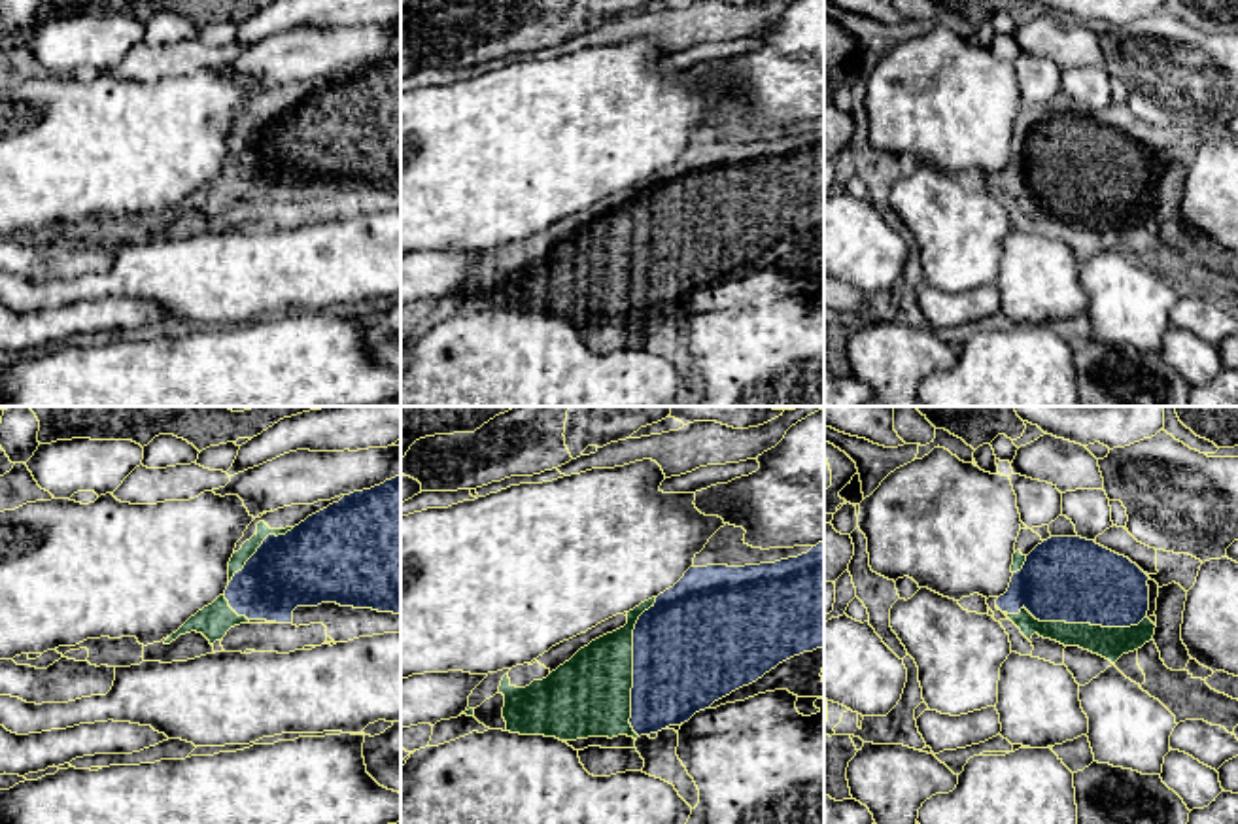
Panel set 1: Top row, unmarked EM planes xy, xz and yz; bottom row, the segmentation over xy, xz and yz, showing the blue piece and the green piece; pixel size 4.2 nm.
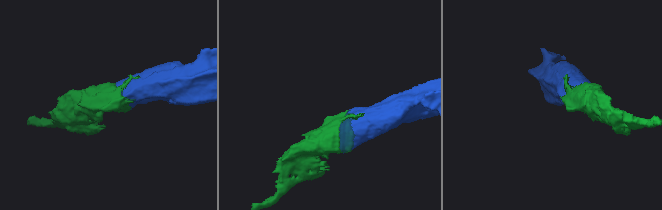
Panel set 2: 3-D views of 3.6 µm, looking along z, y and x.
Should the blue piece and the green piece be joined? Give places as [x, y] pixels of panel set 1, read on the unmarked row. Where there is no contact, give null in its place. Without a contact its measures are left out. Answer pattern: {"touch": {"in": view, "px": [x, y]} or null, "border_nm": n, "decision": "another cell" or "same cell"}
{"touch": {"in": "yz", "px": [1076, 199]}, "border_nm": 600, "decision": "same cell"}

